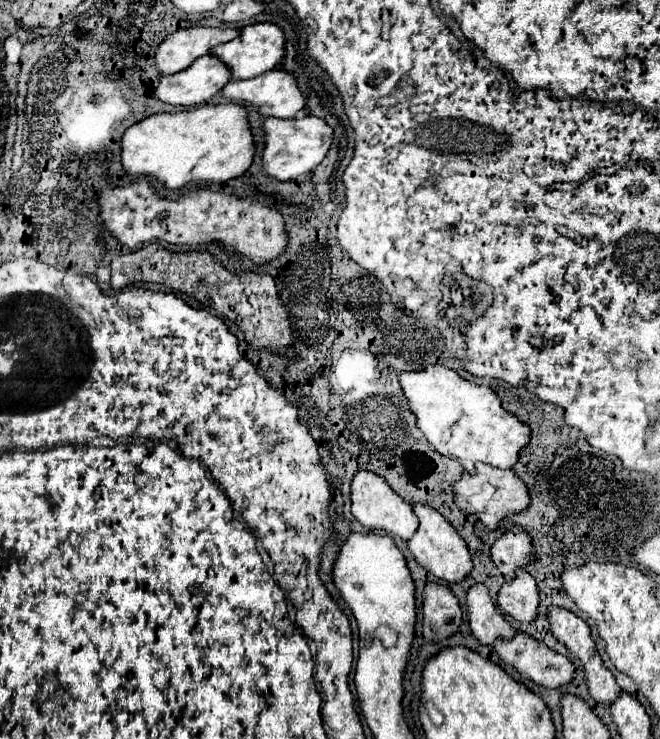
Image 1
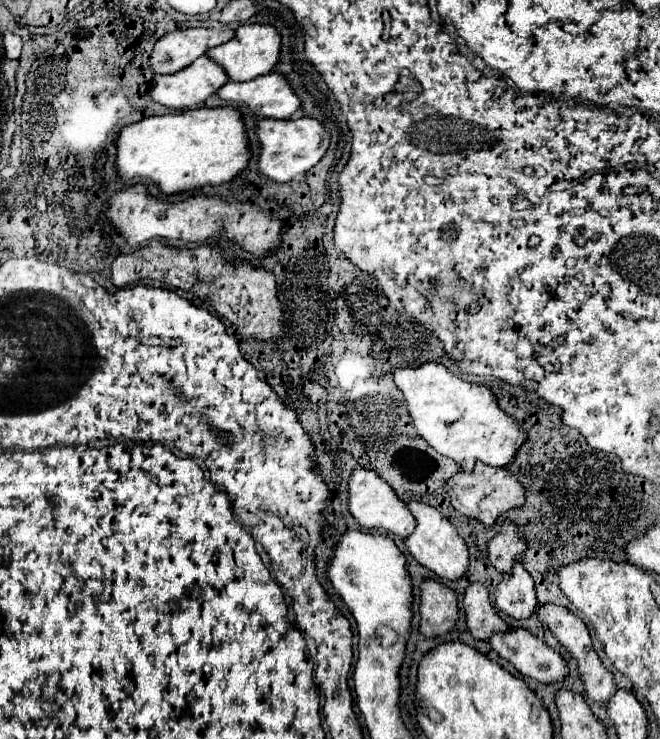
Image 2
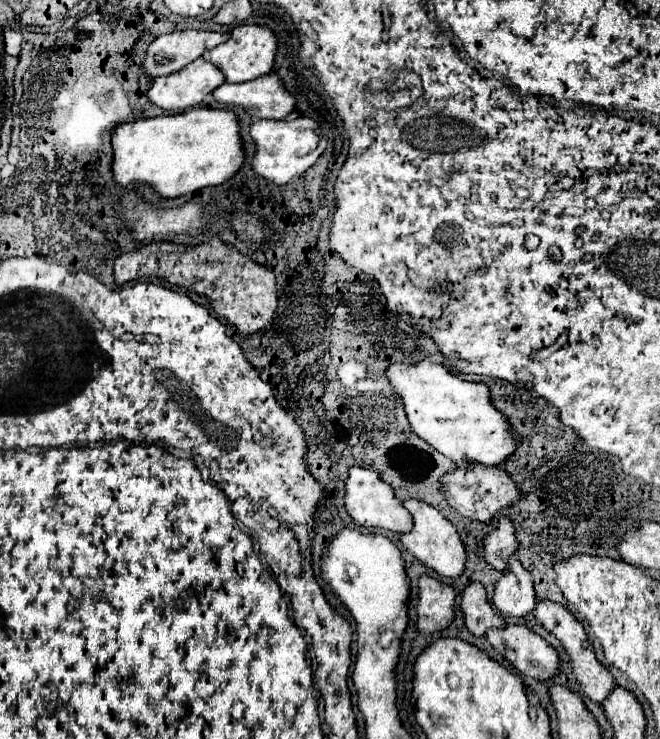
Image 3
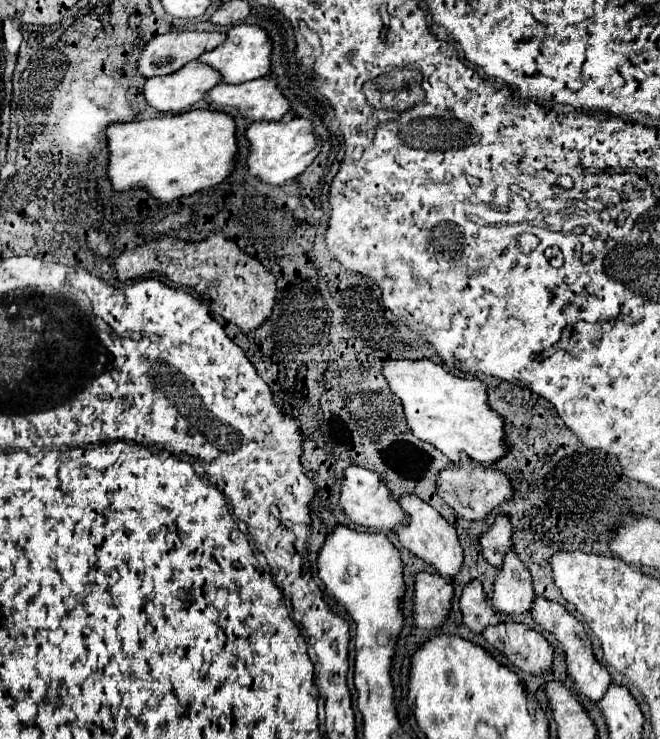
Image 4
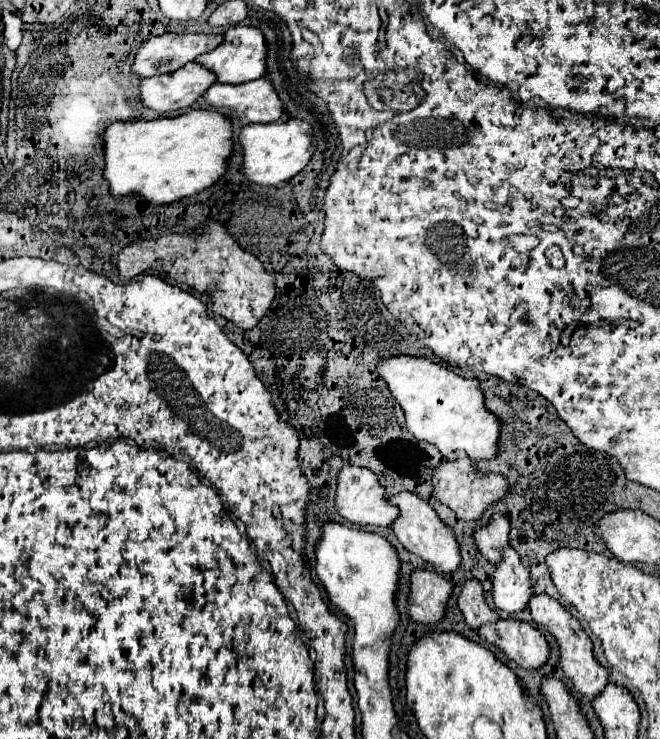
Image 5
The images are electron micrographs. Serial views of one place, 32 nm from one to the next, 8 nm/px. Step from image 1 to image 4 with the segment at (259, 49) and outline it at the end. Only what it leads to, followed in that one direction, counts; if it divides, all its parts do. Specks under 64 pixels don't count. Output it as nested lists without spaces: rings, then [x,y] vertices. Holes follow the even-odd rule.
[[[238,24],[238,26],[228,30],[228,40],[224,44],[220,44],[218,48],[210,50],[210,52],[204,52],[200,56],[200,62],[218,70],[220,76],[222,76],[222,82],[240,84],[240,82],[262,78],[262,76],[268,74],[268,70],[270,70],[270,50],[272,50],[272,42],[262,28]]]

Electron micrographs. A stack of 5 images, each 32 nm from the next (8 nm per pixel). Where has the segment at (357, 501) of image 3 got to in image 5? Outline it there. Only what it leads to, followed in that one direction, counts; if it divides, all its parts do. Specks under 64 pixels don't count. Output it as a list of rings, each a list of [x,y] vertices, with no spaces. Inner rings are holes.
[[[342,466],[338,472],[338,486],[336,486],[336,512],[354,524],[372,524],[372,526],[390,526],[392,520],[398,516],[396,506],[388,504],[384,496],[384,488],[380,486],[378,478],[368,470],[360,466]]]

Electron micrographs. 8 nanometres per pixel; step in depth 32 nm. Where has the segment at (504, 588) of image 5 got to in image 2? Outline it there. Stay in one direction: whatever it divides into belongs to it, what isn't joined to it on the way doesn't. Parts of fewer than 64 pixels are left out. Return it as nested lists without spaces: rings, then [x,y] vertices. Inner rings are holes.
[[[514,564],[512,572],[504,576],[498,584],[494,594],[494,604],[500,612],[516,618],[526,620],[534,614],[538,602],[534,592],[534,578],[522,568],[522,564]]]

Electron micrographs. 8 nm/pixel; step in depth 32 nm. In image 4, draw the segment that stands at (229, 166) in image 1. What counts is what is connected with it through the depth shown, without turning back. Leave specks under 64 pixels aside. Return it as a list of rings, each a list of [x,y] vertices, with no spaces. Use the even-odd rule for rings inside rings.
[[[190,110],[176,116],[160,116],[154,120],[110,124],[108,136],[108,180],[114,192],[142,188],[152,200],[174,202],[182,196],[192,196],[204,188],[220,184],[234,168],[236,138],[232,116],[216,110]]]

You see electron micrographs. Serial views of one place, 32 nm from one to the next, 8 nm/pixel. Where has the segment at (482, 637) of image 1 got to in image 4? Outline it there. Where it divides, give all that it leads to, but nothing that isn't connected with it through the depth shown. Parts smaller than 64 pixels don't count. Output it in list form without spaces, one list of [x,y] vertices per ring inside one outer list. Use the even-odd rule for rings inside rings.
[[[472,580],[464,586],[460,596],[460,610],[464,614],[464,624],[476,634],[480,634],[484,626],[500,622],[498,612],[486,604],[486,596],[478,580]]]

